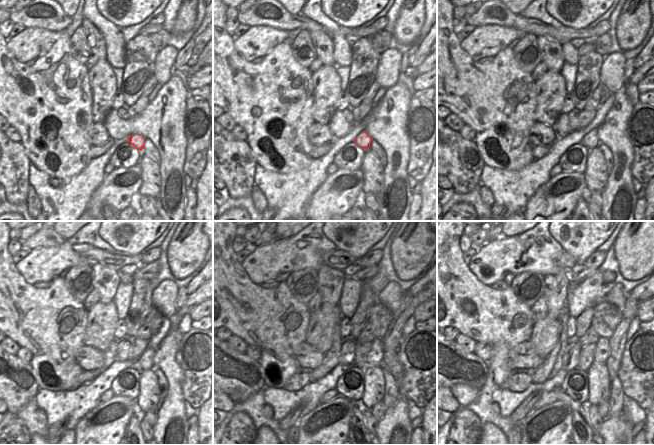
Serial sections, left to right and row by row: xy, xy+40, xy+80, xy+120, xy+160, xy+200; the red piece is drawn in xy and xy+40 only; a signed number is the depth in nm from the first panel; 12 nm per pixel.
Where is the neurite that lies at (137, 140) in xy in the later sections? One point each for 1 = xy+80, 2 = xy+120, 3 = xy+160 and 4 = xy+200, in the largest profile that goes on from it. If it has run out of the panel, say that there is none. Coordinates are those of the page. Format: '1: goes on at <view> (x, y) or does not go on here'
1: goes on at xy+80 (590, 140)
2: goes on at xy+120 (145, 361)
3: goes on at xy+160 (374, 358)
4: goes on at xy+200 (601, 354)

